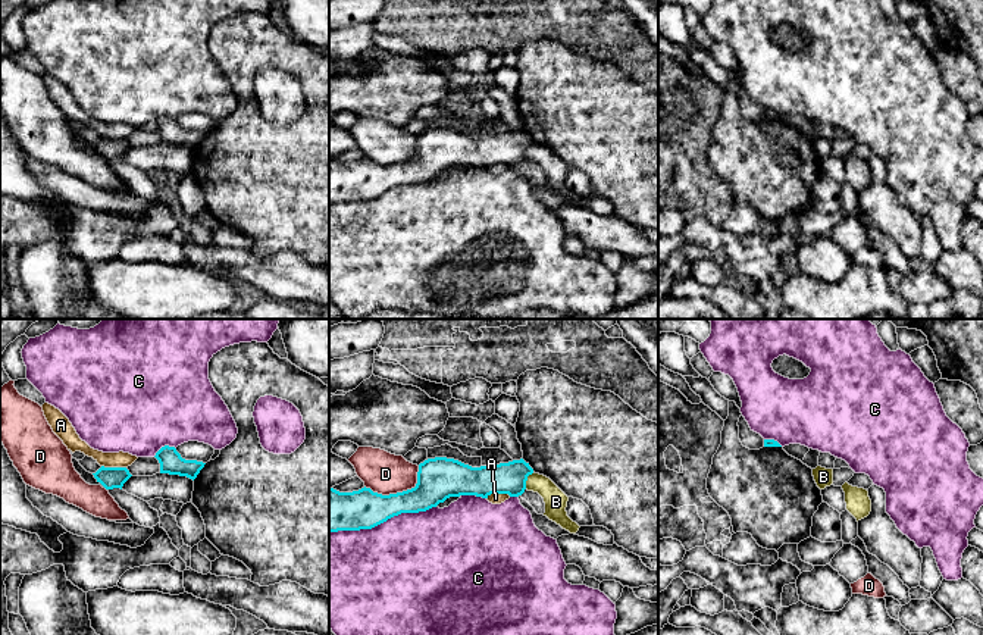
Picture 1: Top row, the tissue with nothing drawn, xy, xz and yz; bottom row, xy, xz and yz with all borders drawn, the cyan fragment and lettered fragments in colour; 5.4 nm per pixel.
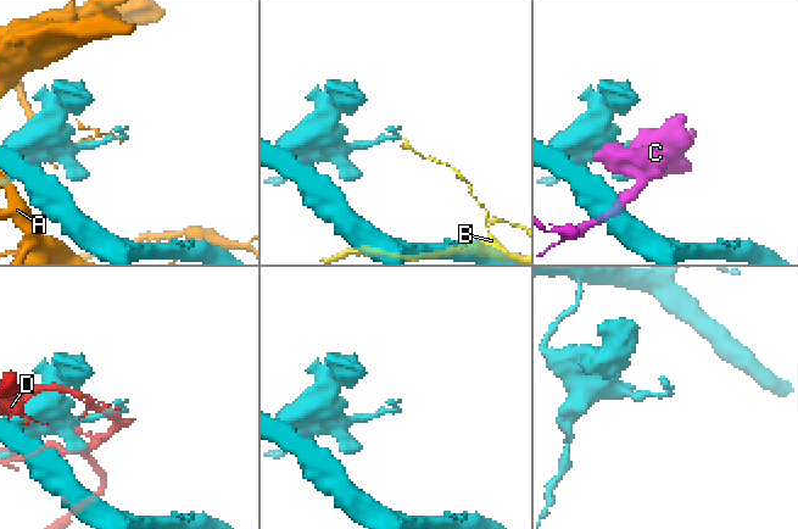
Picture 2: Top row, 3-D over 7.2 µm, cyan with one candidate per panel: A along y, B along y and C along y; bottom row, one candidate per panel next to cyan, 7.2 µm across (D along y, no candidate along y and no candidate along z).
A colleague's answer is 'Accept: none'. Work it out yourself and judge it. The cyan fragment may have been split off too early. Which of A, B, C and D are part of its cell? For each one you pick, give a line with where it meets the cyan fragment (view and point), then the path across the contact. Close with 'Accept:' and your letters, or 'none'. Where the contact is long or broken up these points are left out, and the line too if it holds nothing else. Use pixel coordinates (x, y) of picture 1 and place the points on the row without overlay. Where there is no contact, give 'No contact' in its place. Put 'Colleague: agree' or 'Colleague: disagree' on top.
Colleague: agree
Accept: none

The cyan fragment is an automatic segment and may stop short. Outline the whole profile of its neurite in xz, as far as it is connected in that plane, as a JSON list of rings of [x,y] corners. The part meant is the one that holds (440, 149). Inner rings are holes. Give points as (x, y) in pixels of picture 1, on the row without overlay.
[[[447,128],[428,129],[419,135],[416,157],[403,163],[382,166],[366,157],[353,163],[329,159],[329,203],[372,200],[401,184],[426,182],[450,168],[519,168],[532,144],[523,129],[480,138]]]

